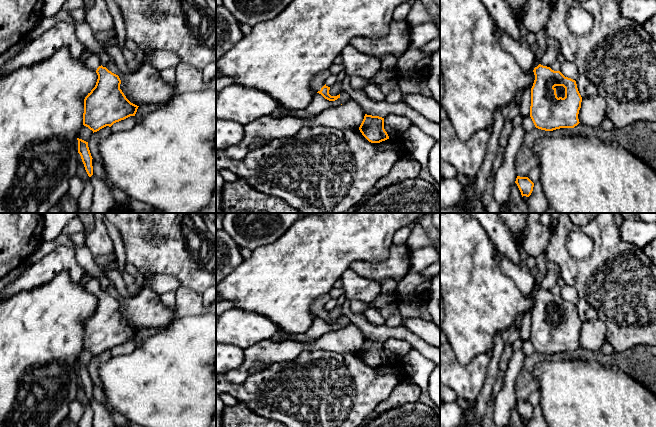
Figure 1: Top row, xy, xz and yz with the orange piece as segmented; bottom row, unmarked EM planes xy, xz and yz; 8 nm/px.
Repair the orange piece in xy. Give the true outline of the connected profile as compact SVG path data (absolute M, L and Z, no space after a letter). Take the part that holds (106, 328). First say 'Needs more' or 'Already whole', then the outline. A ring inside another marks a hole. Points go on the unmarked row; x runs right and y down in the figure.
Needs more. M96 278L90 279L84 287L87 292L97 297L98 303L95 311L84 323L83 349L94 357L135 340L139 330L126 322L120 313L119 300L103 291Z

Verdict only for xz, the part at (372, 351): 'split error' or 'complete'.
complete

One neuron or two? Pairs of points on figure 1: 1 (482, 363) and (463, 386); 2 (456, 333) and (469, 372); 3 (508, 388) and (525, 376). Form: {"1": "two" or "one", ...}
{"1": "one", "2": "two", "3": "two"}

